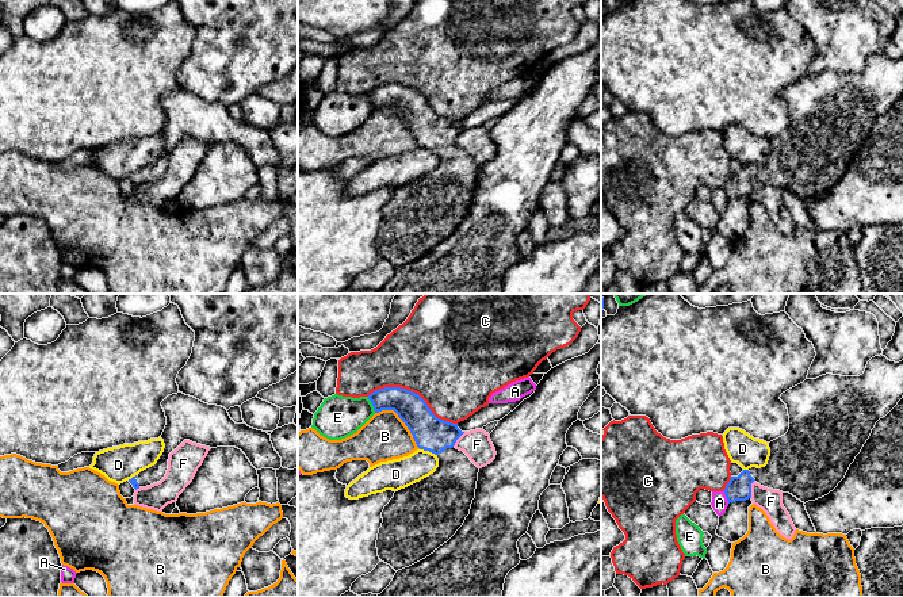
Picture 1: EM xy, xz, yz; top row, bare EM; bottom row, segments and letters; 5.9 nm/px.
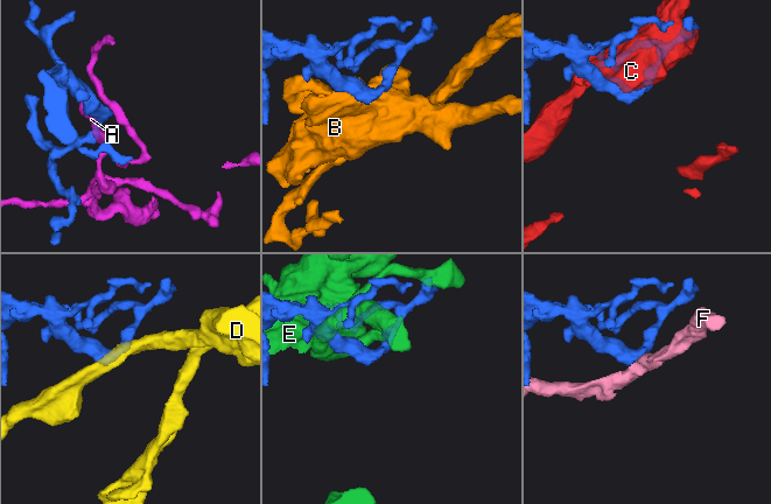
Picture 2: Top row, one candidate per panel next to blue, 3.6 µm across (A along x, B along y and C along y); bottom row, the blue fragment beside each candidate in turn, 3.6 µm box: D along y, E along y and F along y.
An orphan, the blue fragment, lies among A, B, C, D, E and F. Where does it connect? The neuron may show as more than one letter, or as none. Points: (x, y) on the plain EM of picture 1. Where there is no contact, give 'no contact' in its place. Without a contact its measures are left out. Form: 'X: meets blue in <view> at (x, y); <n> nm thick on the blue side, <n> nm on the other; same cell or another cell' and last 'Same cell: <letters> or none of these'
A: meets blue in yz at (726, 194); 140 nm thick on the blue side, 100 nm on the other; another cell
B: meets blue in xz at (402, 117); 200 nm thick on the blue side, 280 nm on the other; another cell
C: meets blue in xz at (412, 88); 190 nm thick on the blue side, 500 nm on the other; another cell
D: meets blue in xz at (428, 146); 200 nm thick on the blue side, 180 nm on the other; another cell
E: meets blue in xz at (372, 102); 180 nm thick on the blue side, 260 nm on the other; another cell
F: meets blue in yz at (750, 186); 140 nm thick on the blue side, 140 nm on the other; another cell
Same cell: none of these

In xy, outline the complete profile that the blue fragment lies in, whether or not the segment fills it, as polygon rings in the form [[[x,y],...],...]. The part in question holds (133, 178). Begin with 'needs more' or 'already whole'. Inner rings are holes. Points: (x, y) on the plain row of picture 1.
needs more; [[[183,89],[168,92],[161,103],[167,122],[160,134],[165,145],[154,162],[129,176],[135,187],[157,180],[165,173],[169,150],[184,137],[210,145],[236,143],[256,167],[282,164],[282,154],[273,145],[271,131],[246,120],[236,120],[225,104],[204,100]]]

